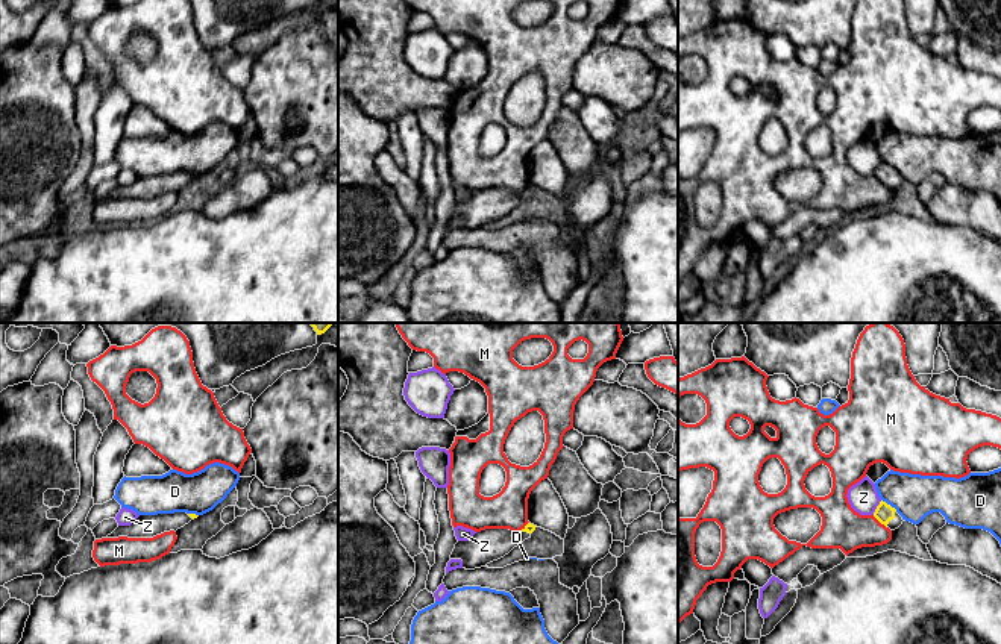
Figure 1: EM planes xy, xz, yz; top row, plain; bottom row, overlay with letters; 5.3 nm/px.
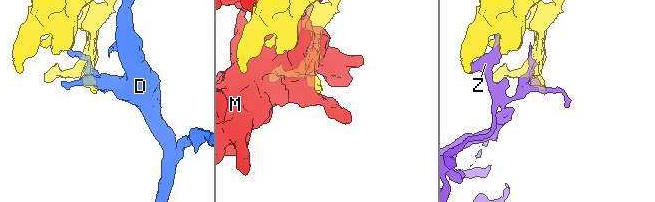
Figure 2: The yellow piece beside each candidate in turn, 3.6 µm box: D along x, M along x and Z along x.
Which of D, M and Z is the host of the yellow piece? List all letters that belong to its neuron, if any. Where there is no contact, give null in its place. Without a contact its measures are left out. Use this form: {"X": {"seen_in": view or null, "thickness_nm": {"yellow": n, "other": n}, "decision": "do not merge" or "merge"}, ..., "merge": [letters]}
{"D": {"seen_in": "yz", "thickness_nm": {"yellow": 100, "other": 240}, "decision": "do not merge"}, "M": {"seen_in": "yz", "thickness_nm": {"yellow": 100, "other": 220}, "decision": "do not merge"}, "Z": {"seen_in": "yz", "thickness_nm": {"yellow": 100, "other": 160}, "decision": "do not merge"}, "merge": []}

